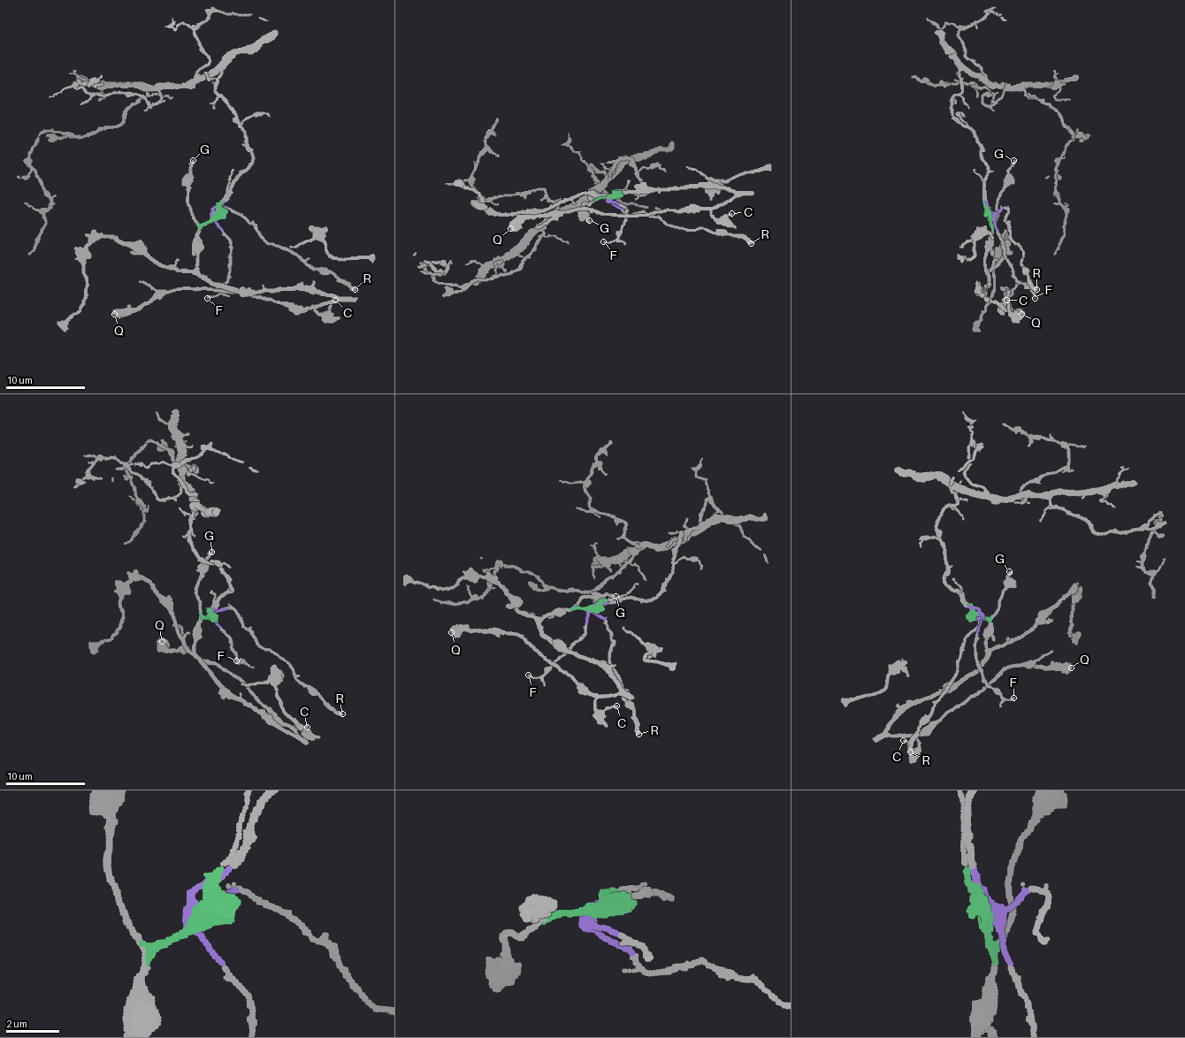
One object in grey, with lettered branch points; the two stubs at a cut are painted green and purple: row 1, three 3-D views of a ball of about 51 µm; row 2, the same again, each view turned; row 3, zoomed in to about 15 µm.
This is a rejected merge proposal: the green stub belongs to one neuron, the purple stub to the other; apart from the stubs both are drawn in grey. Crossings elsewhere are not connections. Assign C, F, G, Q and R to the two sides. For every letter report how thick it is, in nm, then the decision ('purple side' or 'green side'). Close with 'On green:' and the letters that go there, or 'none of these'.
C: calibre 140 nm; green side
F: calibre 110 nm; purple side
G: calibre 220 nm; green side
Q: calibre 700 nm; green side
R: calibre 320 nm; purple side
On green: C, G, Q

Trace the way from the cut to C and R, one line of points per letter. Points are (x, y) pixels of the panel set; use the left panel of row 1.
C: (214, 216), (197, 235), (202, 275), (251, 292), (333, 293), (338, 300), (316, 309), (325, 313), (335, 300)
R: (214, 216), (227, 208), (238, 211), (271, 246), (292, 249), (311, 267), (327, 270), (355, 289)

